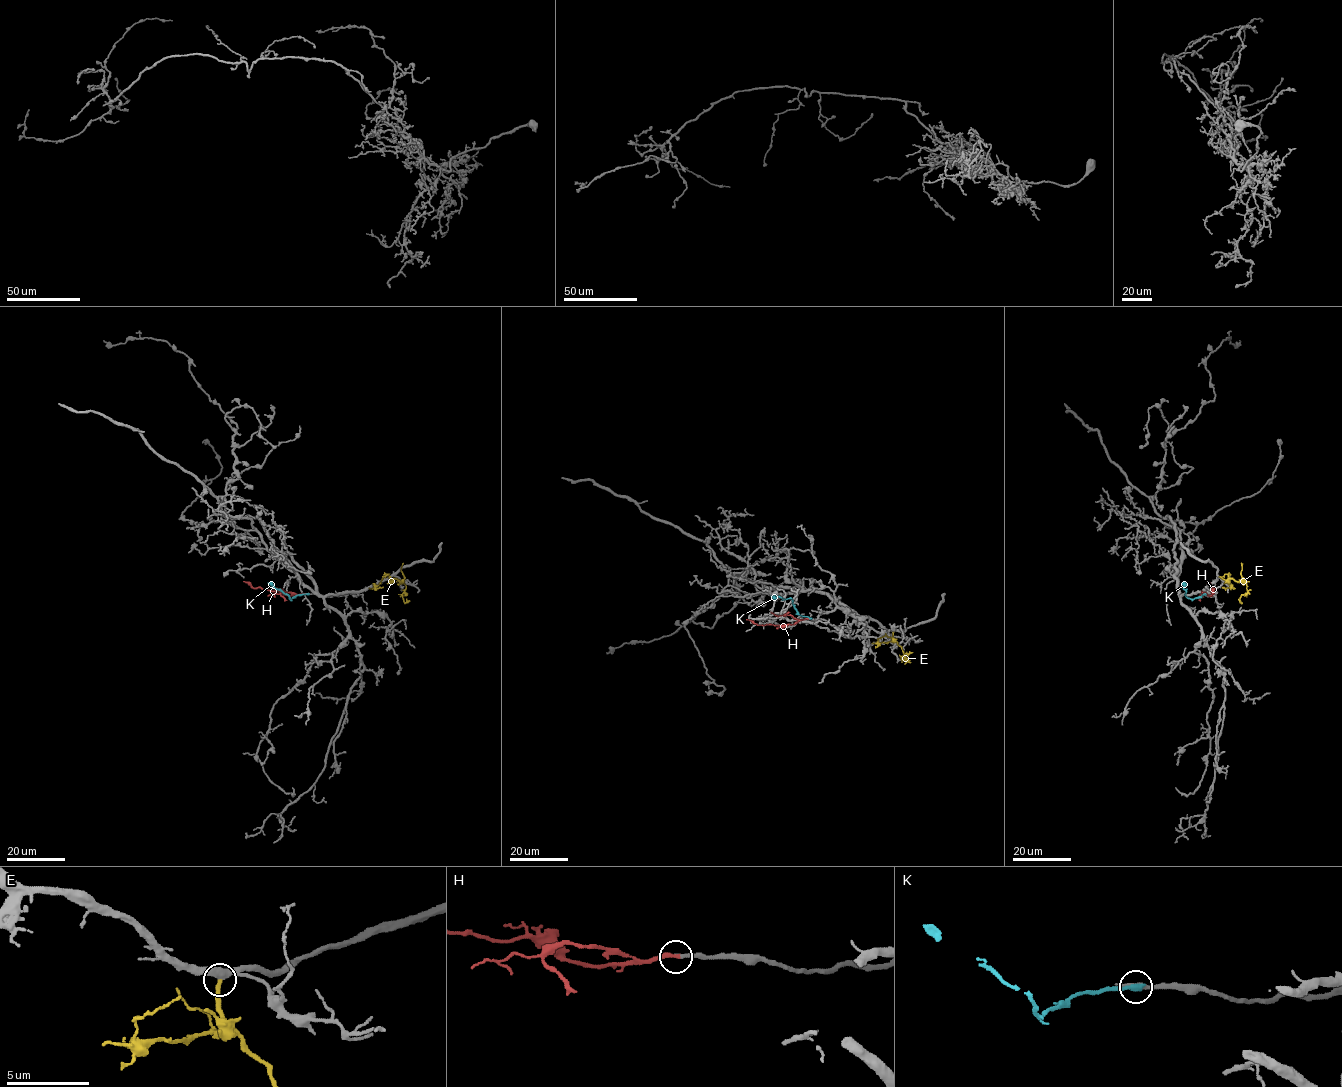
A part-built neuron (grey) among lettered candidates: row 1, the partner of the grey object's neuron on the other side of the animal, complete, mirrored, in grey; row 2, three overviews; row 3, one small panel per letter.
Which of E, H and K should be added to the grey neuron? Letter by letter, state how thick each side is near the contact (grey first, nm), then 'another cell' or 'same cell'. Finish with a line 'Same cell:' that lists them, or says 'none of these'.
E: calibres 400 and 240 nm; same cell
H: calibres 200 and 280 nm; same cell
K: calibres 360 and 360 nm; another cell
Same cell: E, H

